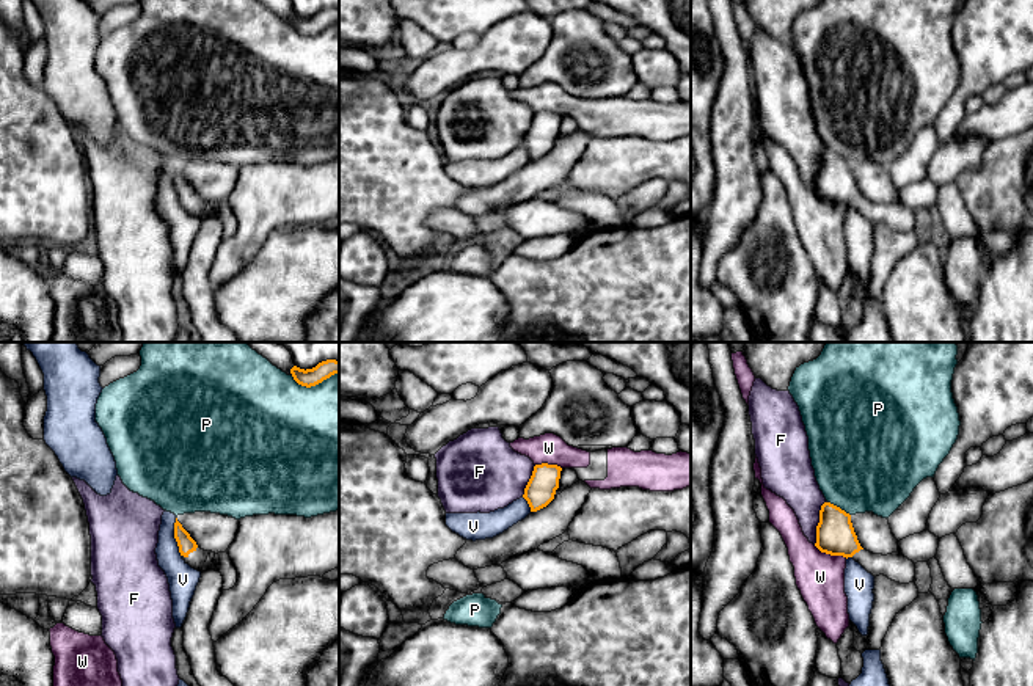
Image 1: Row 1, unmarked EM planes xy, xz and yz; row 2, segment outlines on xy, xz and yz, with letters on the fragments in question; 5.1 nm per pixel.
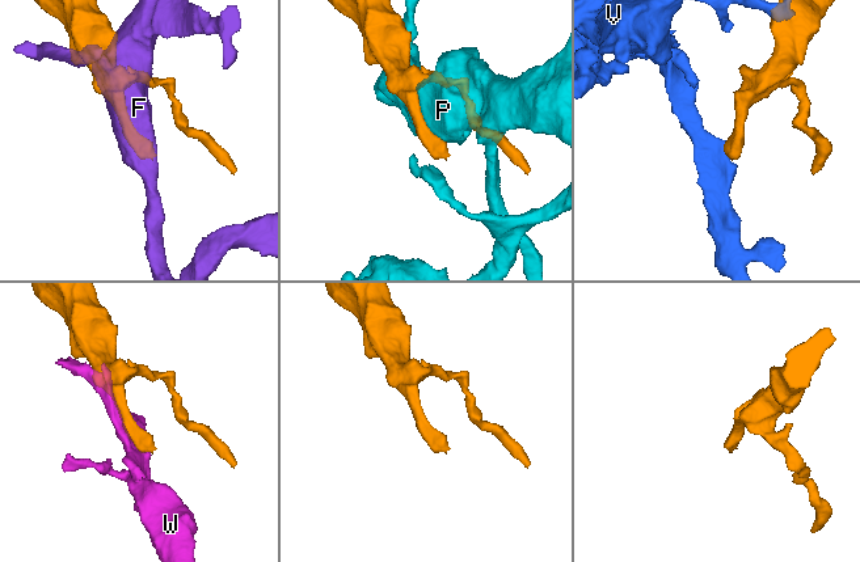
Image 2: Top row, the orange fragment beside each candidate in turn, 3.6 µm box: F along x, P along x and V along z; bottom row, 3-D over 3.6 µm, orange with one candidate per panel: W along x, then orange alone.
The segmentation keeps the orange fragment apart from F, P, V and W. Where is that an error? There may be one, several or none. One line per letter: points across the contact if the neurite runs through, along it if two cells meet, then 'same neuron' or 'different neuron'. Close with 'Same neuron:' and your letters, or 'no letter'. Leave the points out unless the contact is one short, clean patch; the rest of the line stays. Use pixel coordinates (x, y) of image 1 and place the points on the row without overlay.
F: different neuron
P: different neuron
V: border xy (175, 167), (175, 189), (181, 204); different neuron
W: different neuron
Same neuron: no letter

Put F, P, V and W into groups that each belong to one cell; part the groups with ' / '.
F / P / V / W

